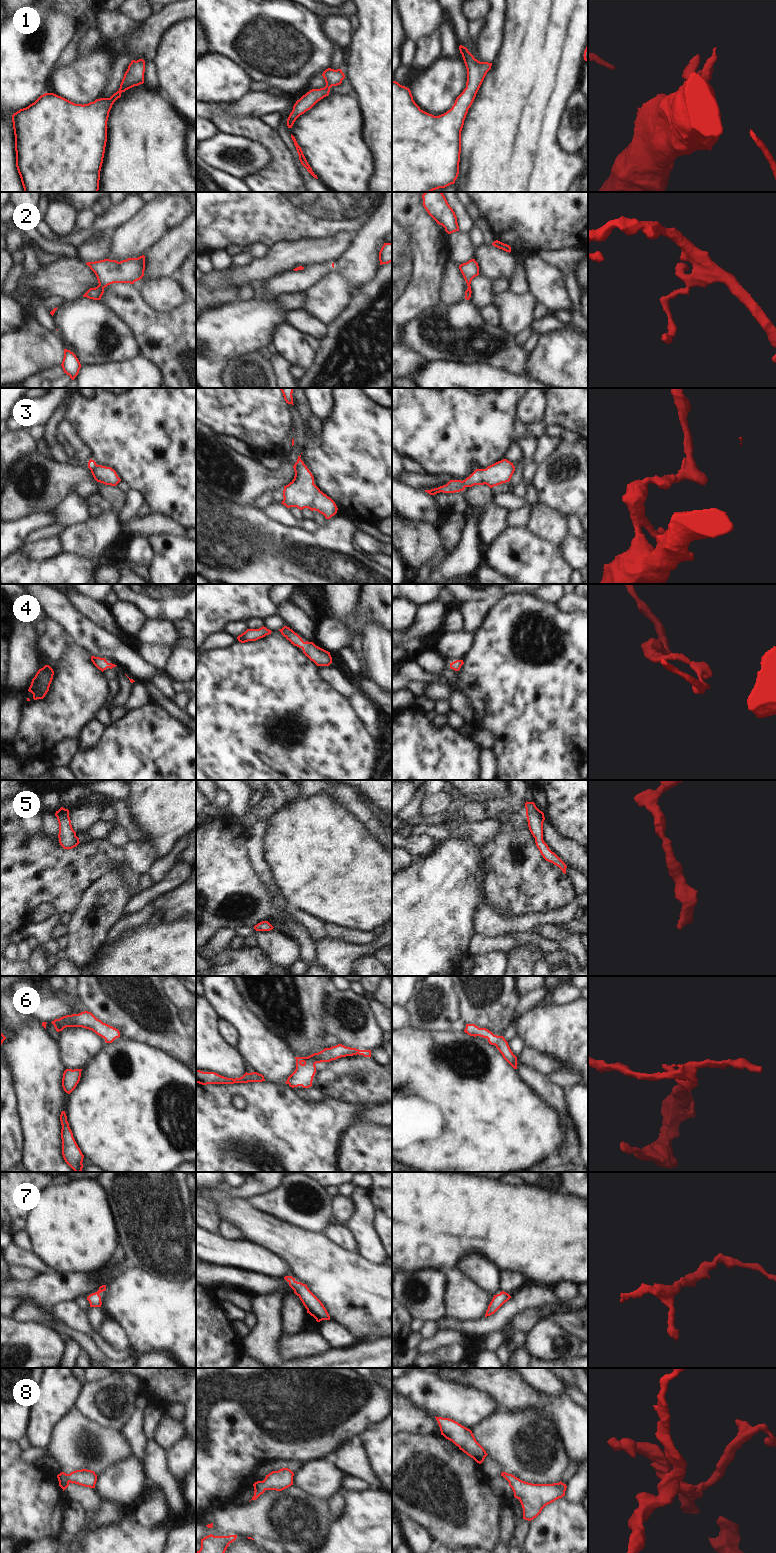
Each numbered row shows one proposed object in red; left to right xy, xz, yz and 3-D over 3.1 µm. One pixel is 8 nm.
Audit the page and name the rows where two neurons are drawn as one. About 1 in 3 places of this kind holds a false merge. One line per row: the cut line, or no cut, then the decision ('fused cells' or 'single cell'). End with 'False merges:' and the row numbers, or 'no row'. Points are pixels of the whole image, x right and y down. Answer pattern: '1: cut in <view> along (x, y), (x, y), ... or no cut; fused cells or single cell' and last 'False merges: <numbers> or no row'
1: no cut; single cell
2: no cut; single cell
3: no cut; single cell
4: no cut; single cell
5: no cut; single cell
6: no cut; single cell
7: no cut; single cell
8: no cut; single cell
False merges: no row

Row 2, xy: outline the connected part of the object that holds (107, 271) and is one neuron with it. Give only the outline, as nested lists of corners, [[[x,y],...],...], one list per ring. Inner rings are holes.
[[[145,256],[128,258],[120,262],[104,259],[95,262],[87,262],[86,265],[95,273],[99,285],[90,288],[83,297],[93,300],[100,300],[104,288],[113,283],[130,283],[142,279],[145,270]]]

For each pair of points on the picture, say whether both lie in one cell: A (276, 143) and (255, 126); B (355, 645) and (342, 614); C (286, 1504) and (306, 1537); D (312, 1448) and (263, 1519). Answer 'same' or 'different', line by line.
A: same
B: same
C: same
D: different

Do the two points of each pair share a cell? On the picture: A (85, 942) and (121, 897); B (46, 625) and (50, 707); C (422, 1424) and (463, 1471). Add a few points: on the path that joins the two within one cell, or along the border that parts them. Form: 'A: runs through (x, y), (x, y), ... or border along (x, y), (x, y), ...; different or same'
A: runs through (95, 931), (110, 908); same
B: runs through (53, 645), (61, 654), (61, 687); same
C: border along (408, 1432), (440, 1434); different

